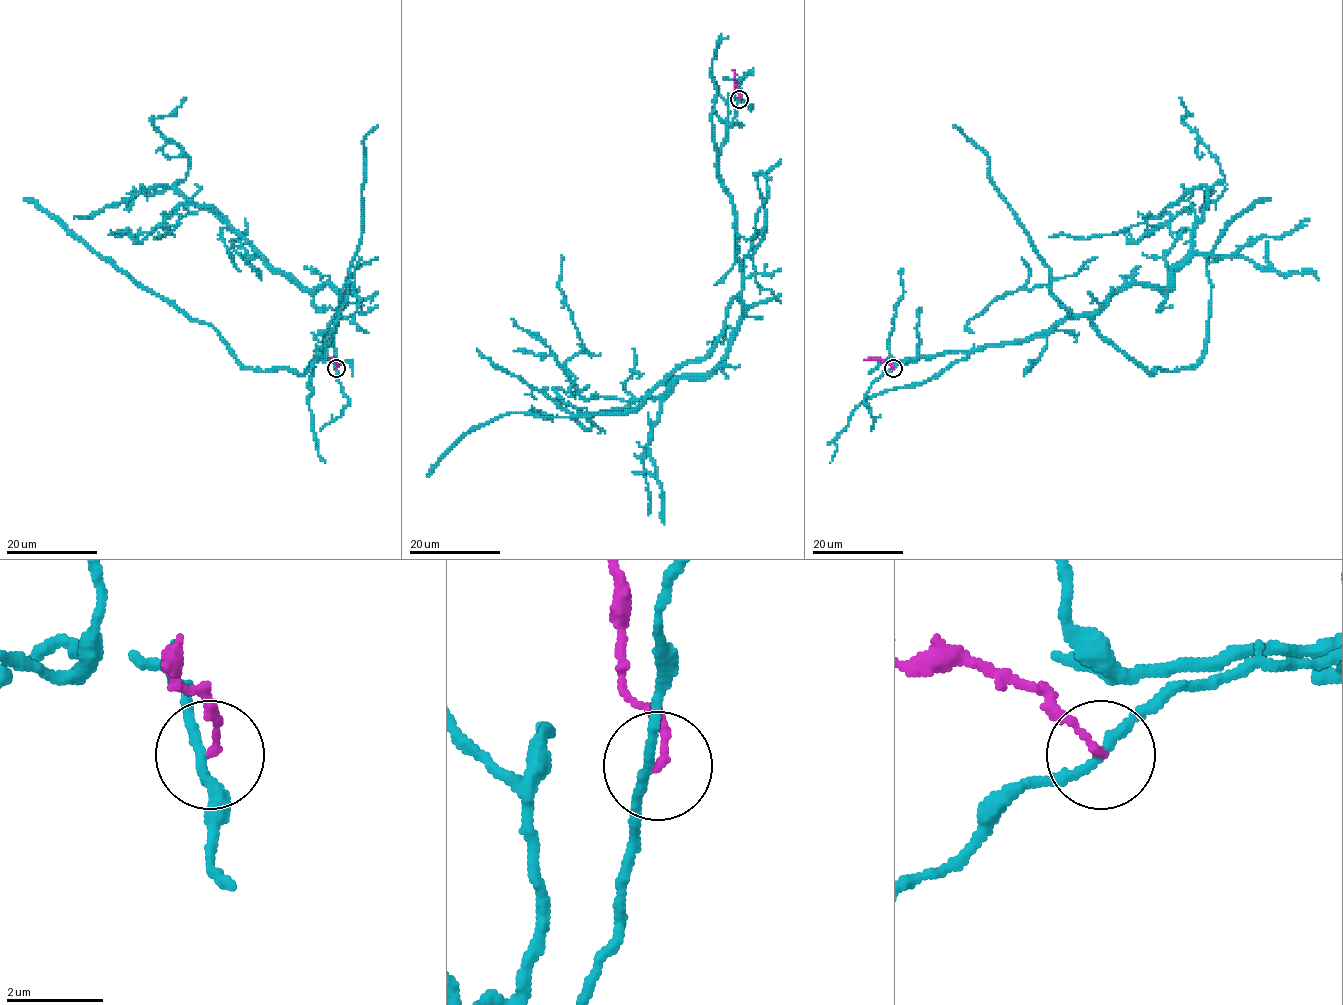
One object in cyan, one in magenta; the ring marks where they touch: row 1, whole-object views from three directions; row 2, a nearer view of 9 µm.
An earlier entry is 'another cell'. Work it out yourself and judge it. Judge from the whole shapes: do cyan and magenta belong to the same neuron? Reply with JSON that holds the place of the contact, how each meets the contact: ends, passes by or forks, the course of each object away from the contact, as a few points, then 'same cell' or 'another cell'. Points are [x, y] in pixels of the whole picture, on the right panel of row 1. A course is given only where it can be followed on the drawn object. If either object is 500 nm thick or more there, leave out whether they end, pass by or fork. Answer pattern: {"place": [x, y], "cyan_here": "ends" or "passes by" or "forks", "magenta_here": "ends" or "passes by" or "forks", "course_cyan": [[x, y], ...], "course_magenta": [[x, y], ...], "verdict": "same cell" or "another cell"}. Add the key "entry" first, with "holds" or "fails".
{"entry": "holds", "place": [893, 368], "cyan_here": "passes by", "magenta_here": "ends", "course_cyan": [[893, 368], [1031, 340], [1086, 316], [1152, 374], [1188, 369], [1206, 347], [1207, 260], [1220, 232], [1271, 199]], "course_magenta": [[893, 368], [880, 359], [864, 360]], "verdict": "another cell"}

